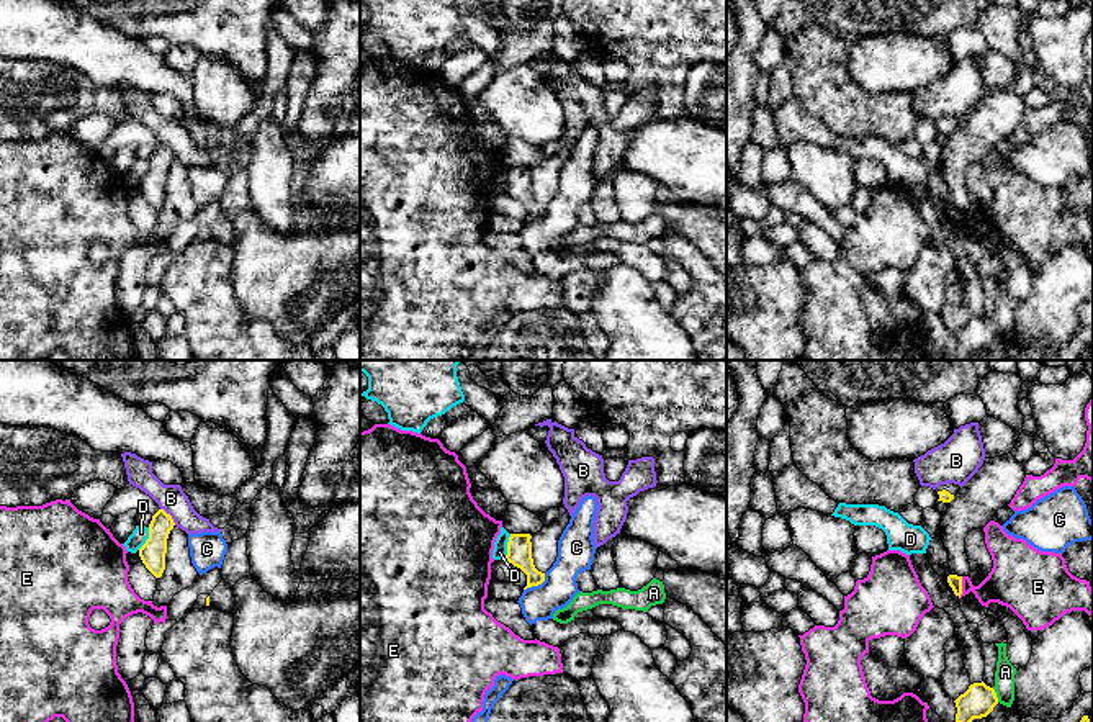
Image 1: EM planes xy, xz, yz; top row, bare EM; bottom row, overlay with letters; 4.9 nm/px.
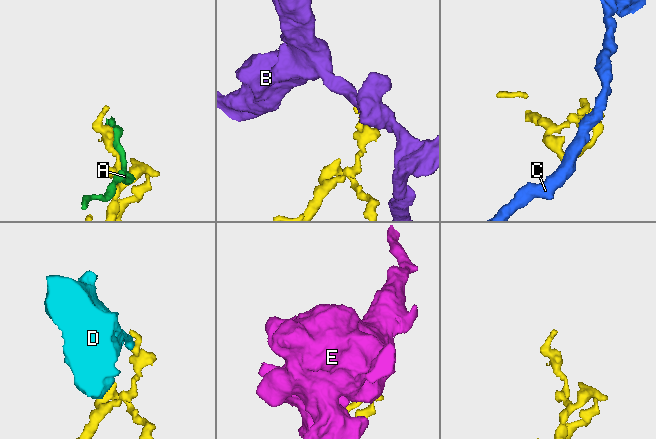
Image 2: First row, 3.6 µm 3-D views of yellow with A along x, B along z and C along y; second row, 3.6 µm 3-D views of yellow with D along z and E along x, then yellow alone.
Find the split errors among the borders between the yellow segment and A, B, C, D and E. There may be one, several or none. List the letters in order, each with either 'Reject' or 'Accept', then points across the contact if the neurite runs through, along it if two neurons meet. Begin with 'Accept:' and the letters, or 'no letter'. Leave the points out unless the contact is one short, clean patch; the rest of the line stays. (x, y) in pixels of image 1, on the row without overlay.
Accept: no letter
A: Reject
B: Reject. Boundary: xy (161, 141), (175, 157)
C: Reject. Boundary: xz (545, 207), (540, 216), (524, 223)
D: Reject. Boundary: xz (511, 167), (504, 190)
E: Reject

